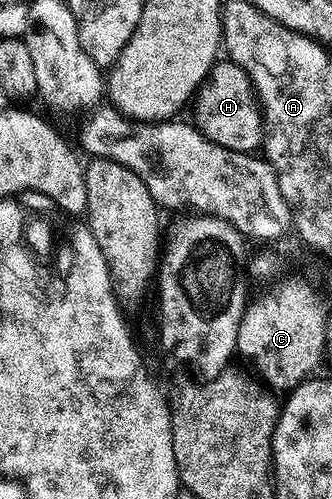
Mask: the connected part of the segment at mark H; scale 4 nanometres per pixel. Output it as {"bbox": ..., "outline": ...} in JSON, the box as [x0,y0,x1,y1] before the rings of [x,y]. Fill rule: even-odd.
{"bbox":[194,59,264,154],"outline":[[[227,59],[217,60],[194,94],[196,118],[194,124],[201,135],[232,151],[255,154],[264,139],[264,126],[256,91],[252,81],[234,62]]]}

